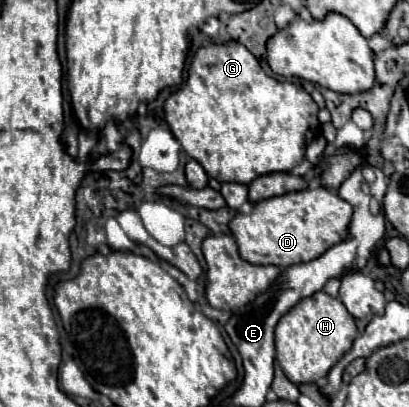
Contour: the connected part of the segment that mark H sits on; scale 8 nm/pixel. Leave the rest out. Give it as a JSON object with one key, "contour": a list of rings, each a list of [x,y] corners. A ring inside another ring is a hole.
{"contour":[[[320,290],[302,298],[280,318],[276,326],[276,360],[286,378],[294,384],[316,382],[326,376],[326,370],[330,370],[330,366],[334,366],[346,350],[350,350],[356,334],[354,316],[346,310],[346,306],[338,298]]]}

